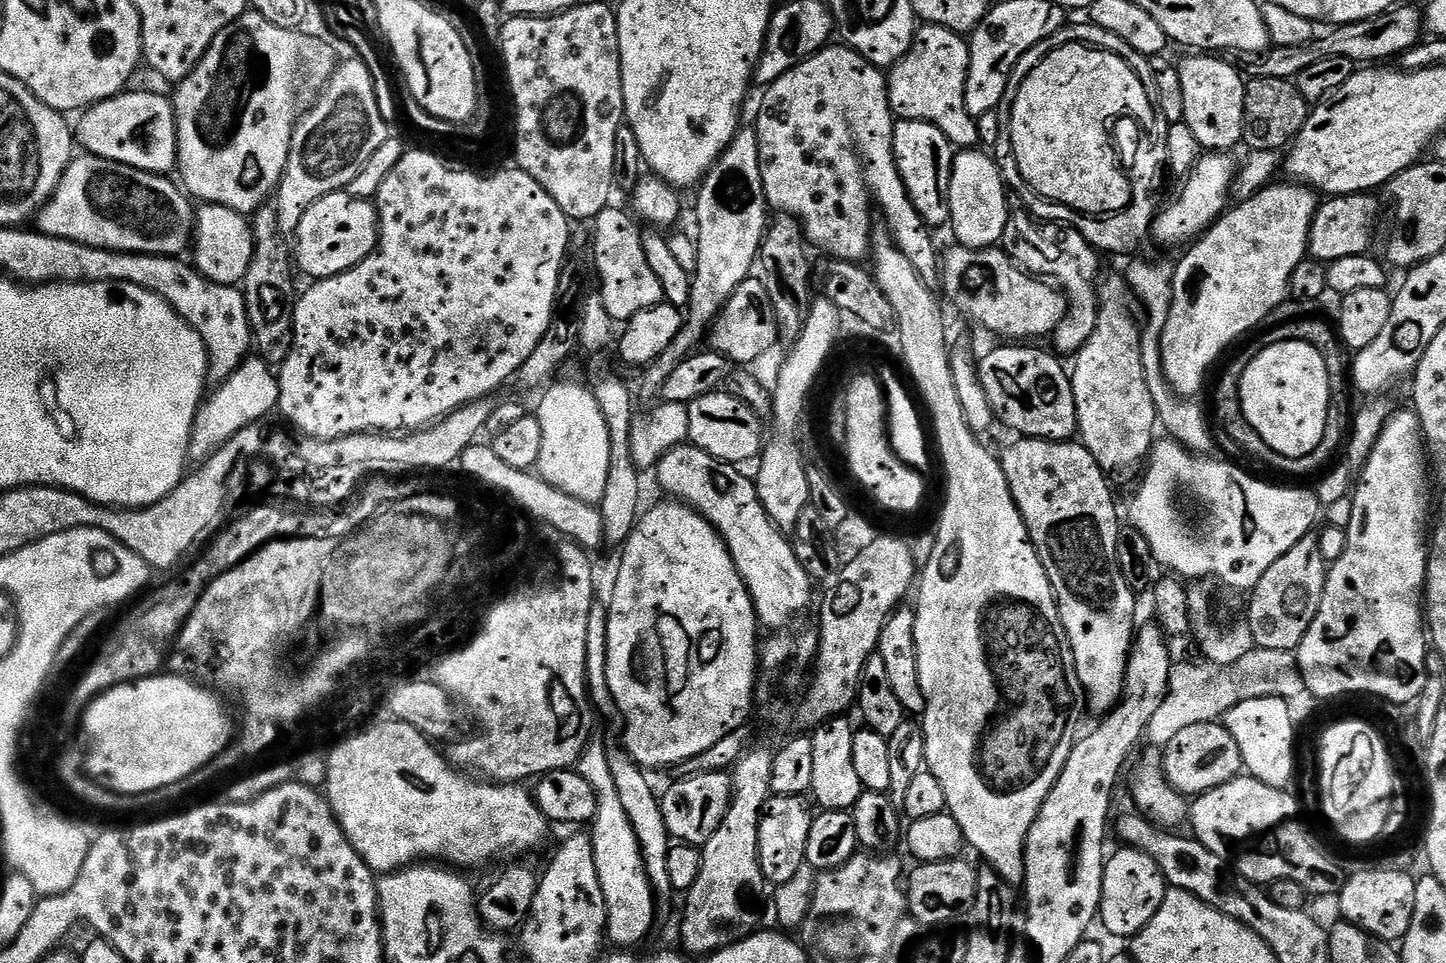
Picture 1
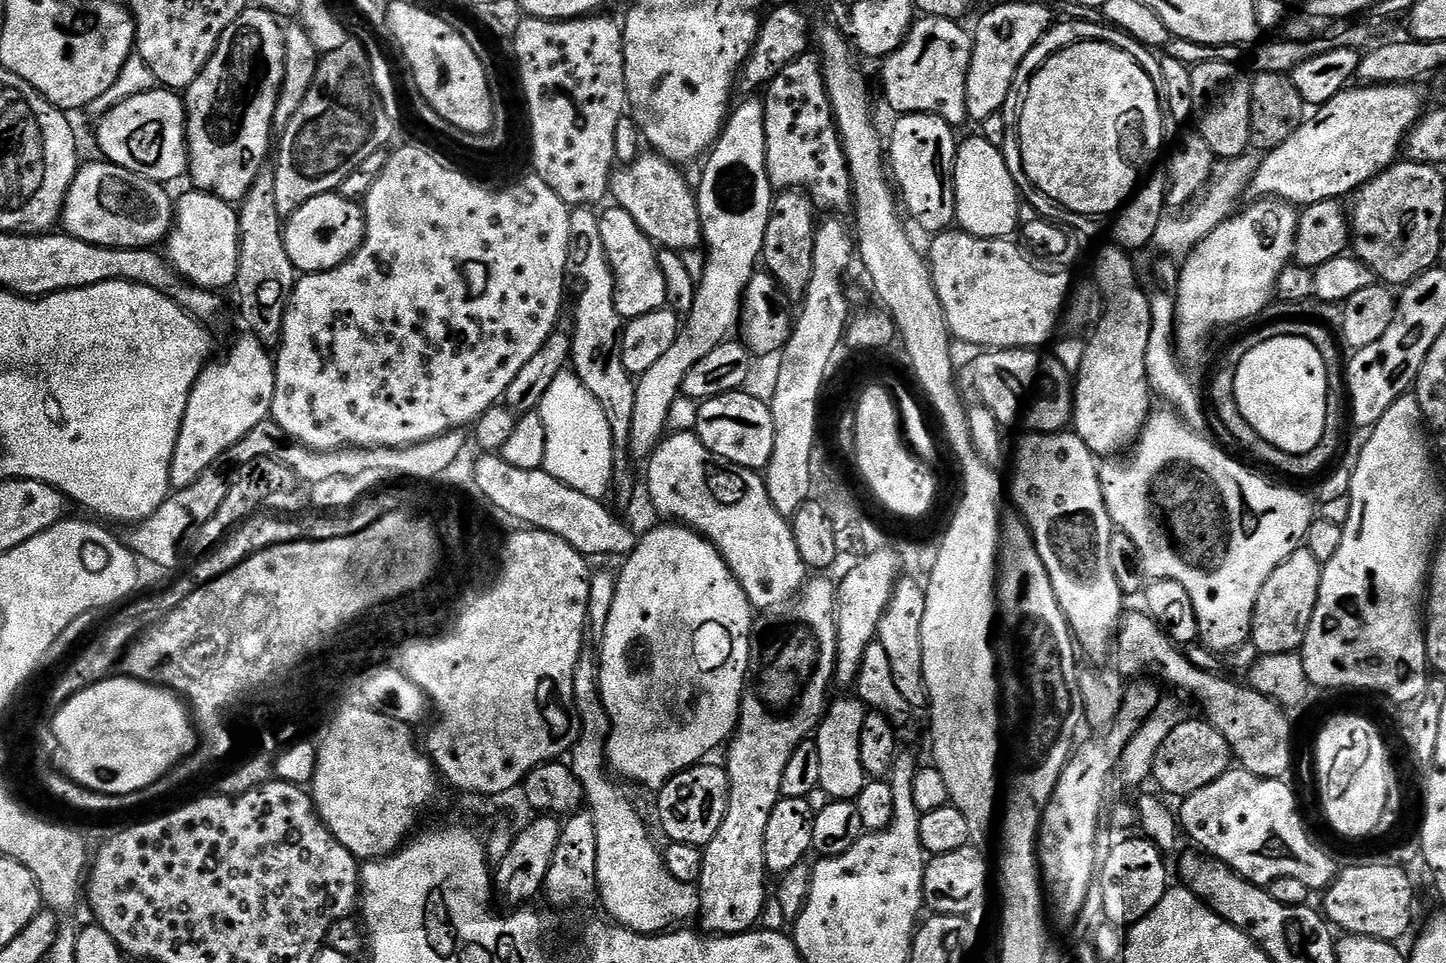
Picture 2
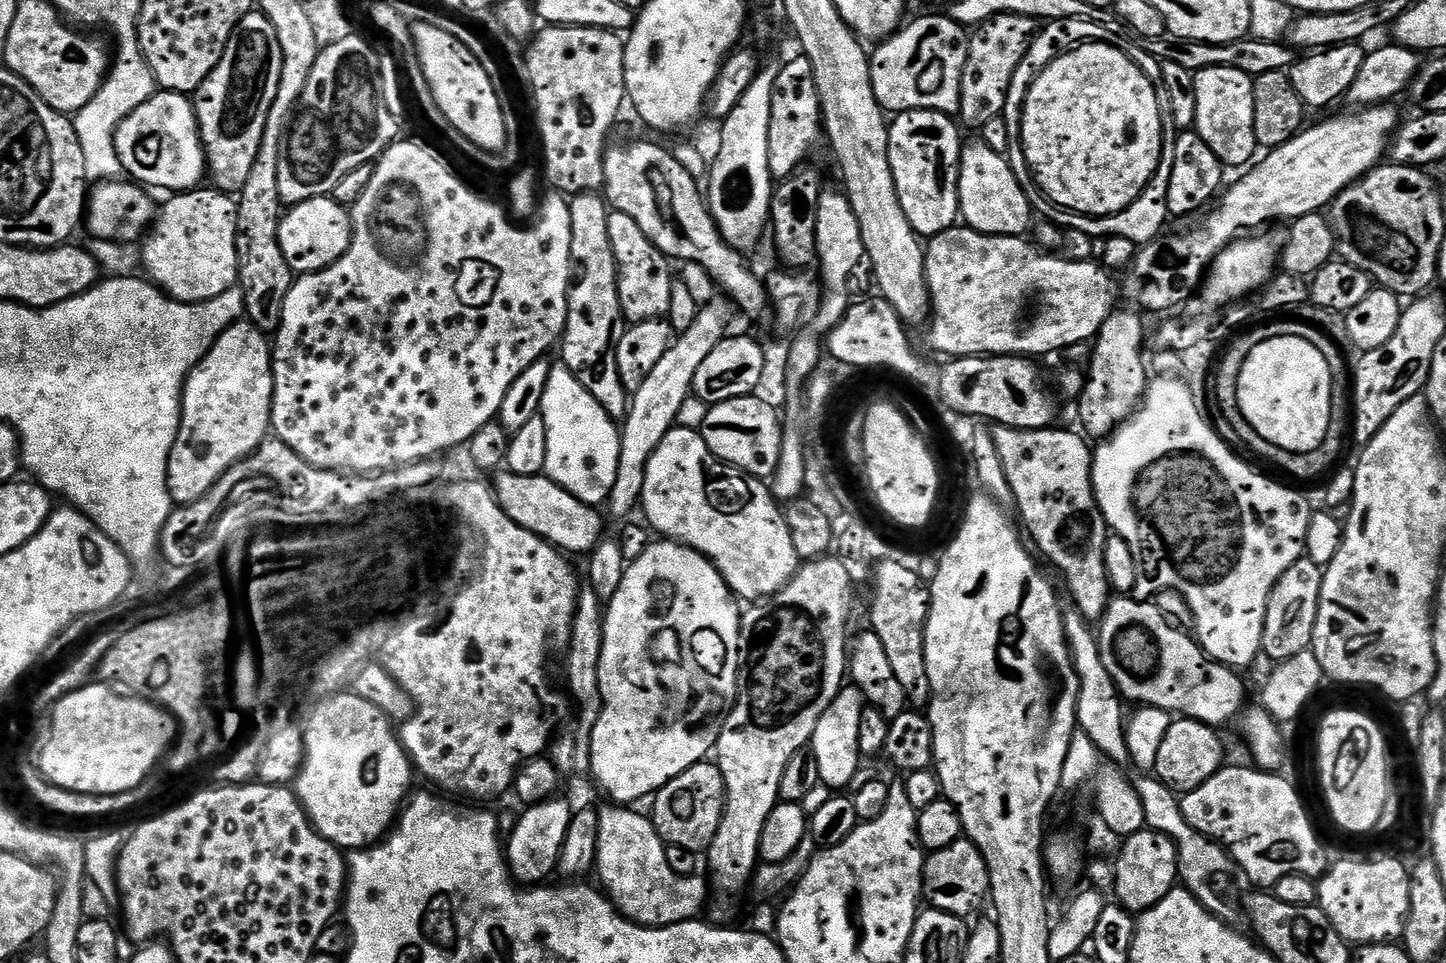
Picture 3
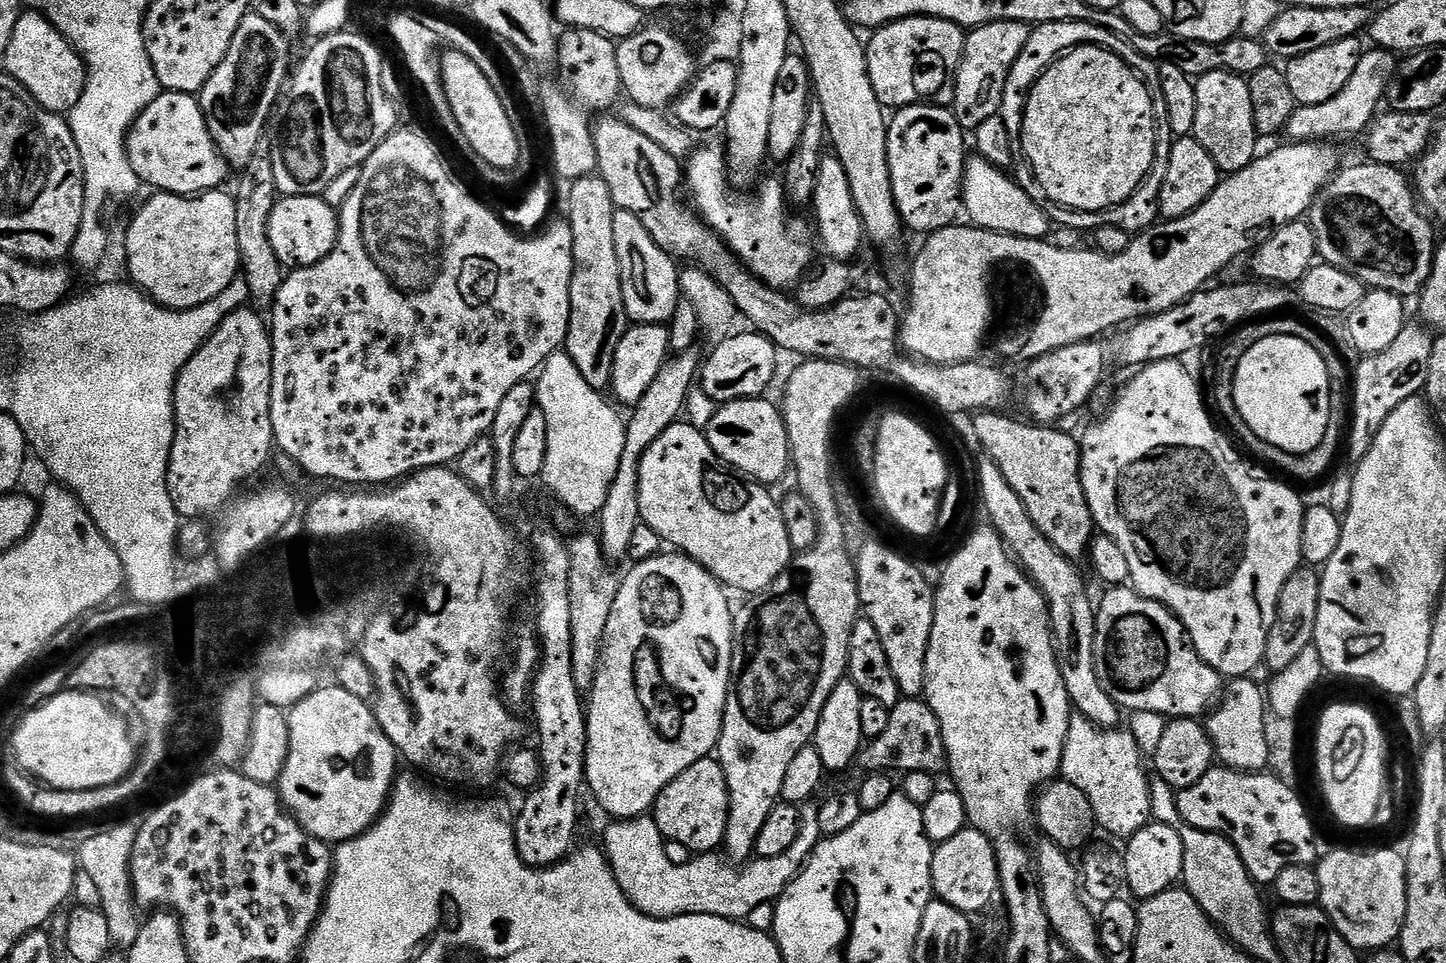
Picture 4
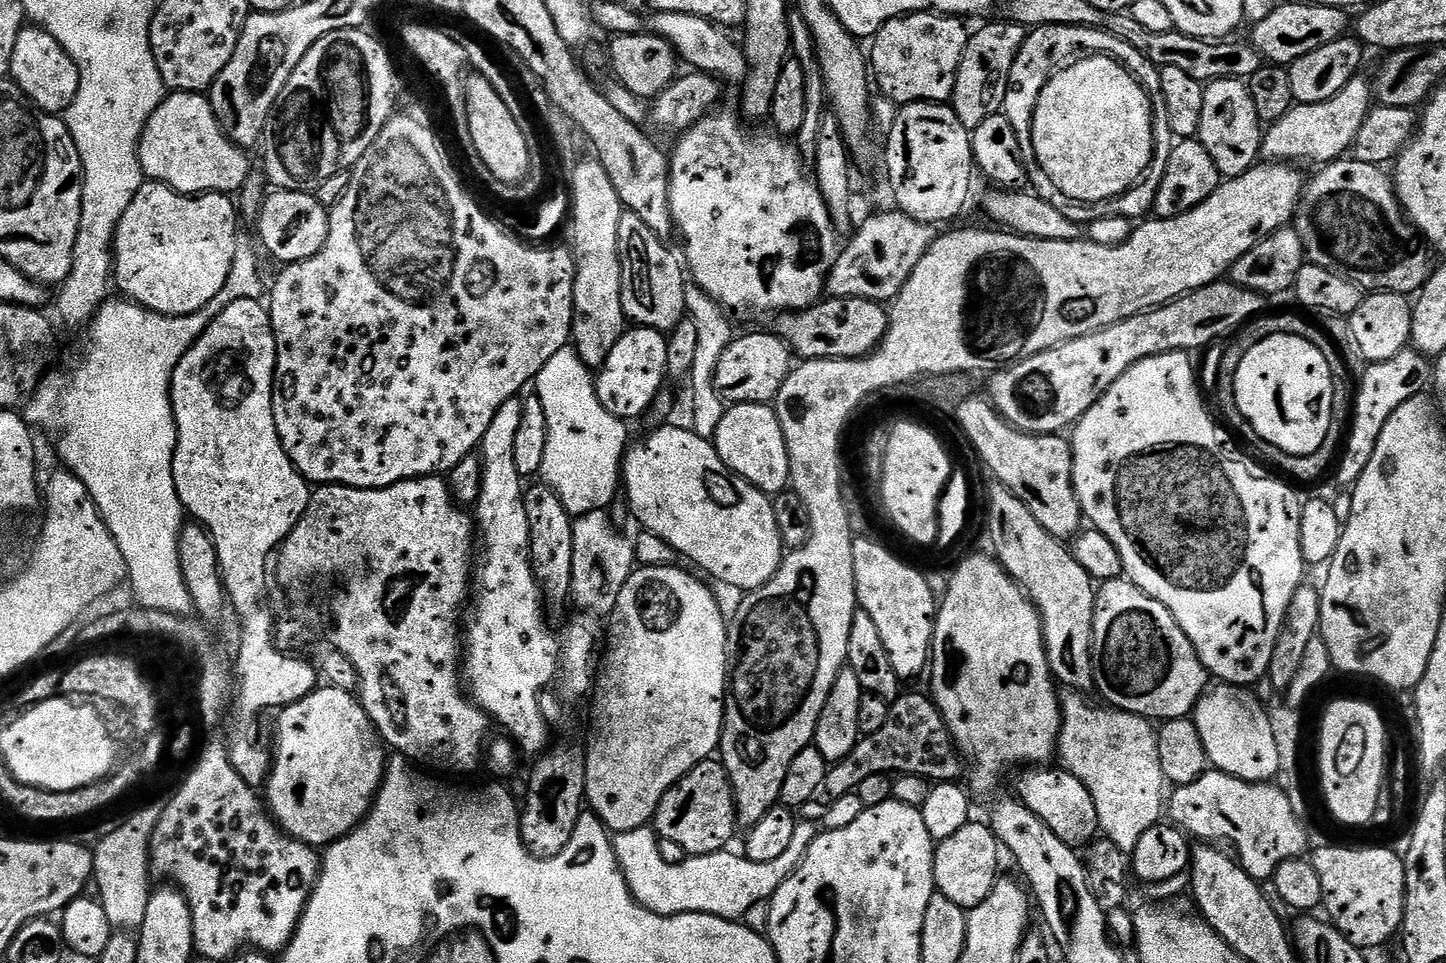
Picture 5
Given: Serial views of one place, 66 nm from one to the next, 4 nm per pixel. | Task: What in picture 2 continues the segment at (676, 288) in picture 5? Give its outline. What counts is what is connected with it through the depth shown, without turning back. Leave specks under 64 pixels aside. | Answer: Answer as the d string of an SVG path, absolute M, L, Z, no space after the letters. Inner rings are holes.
M615 206L608 207L603 209L605 212L599 213L602 240L616 279L618 314L625 321L630 321L667 305L666 278L662 278L657 245L640 229L638 222L634 222L634 218L626 214L626 210Z

